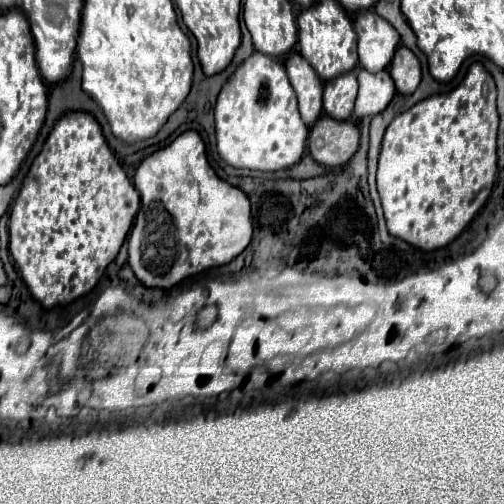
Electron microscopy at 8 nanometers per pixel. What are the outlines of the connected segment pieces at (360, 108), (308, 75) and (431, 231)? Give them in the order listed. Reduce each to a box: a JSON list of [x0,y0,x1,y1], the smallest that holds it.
[[352,67,396,119],[284,51,322,125],[378,63,498,251]]

